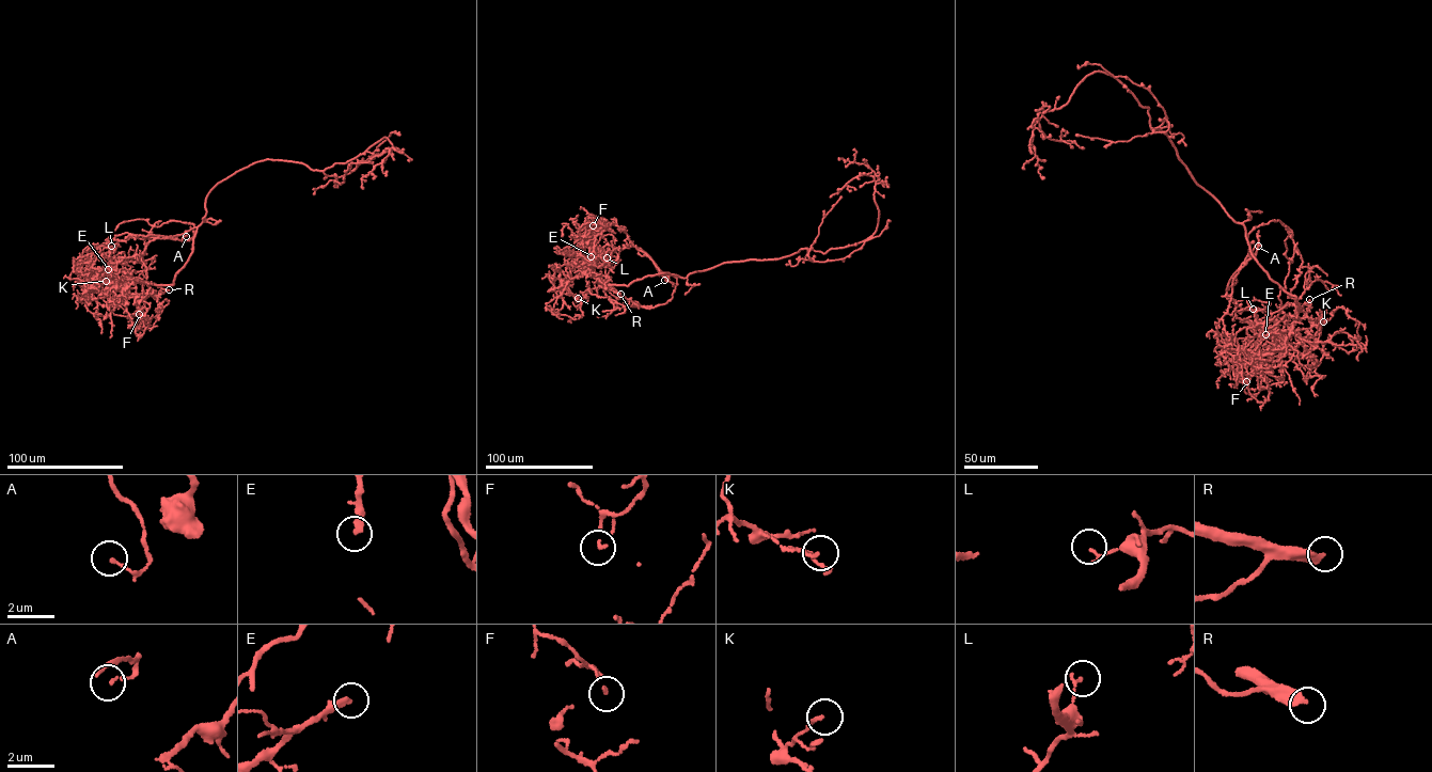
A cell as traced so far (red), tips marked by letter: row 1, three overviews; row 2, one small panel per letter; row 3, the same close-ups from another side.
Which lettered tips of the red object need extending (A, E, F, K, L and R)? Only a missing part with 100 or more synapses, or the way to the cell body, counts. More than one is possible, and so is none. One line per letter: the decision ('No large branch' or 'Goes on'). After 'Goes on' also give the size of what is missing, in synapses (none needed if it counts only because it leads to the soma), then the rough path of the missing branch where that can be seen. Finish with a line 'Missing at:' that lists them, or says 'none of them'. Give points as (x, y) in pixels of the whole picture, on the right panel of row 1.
A: No large branch
E: No large branch
F: No large branch
K: No large branch
L: No large branch
R: Goes on. Course of what is missing: (1309, 299), (1310, 293), (1341, 294), (1371, 289), (1398, 271), (1396, 258)
Missing at: R

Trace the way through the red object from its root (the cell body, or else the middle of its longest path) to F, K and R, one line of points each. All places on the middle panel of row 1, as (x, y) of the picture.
F: (707, 269), (685, 278), (666, 272), (626, 286), (606, 285), (594, 274), (589, 247), (606, 226), (593, 225)
K: (707, 269), (685, 278), (666, 272), (626, 286), (607, 286), (585, 269), (567, 284), (578, 298)
R: (707, 269), (685, 278), (666, 272), (649, 276), (626, 286), (608, 285), (620, 294)

